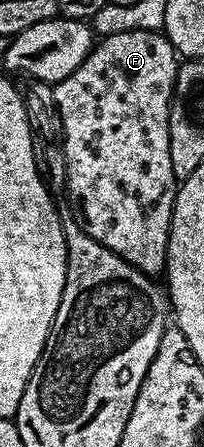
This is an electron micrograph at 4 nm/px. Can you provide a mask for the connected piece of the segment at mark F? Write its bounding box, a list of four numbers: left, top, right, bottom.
[51,30,179,278]

